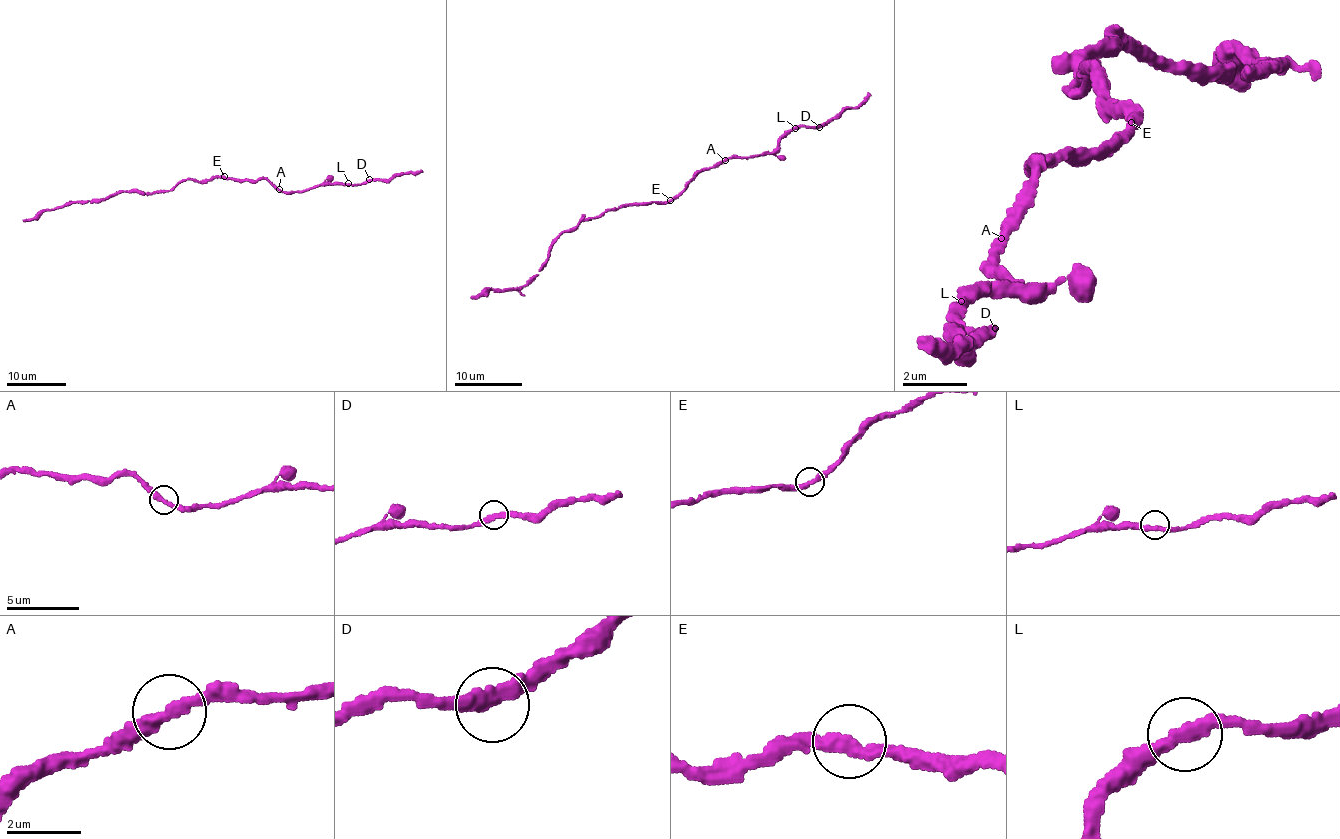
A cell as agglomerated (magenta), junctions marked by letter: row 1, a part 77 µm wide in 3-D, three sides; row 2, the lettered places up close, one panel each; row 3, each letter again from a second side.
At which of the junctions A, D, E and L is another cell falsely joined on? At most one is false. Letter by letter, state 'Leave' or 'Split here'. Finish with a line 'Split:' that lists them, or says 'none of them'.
A: Leave
D: Leave
E: Leave
L: Leave
Split: none of them

